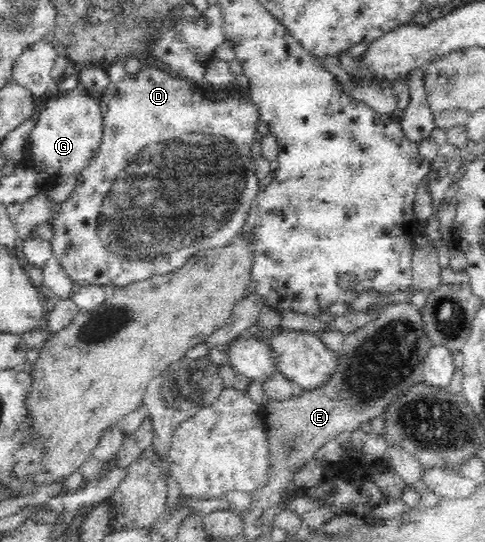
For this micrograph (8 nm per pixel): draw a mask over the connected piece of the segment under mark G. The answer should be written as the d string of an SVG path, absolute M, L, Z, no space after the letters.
M77 86L73 90L68 90L63 94L55 95L53 99L46 102L40 113L40 122L32 127L32 134L28 139L32 151L32 164L39 164L47 170L50 178L61 174L77 174L82 168L86 168L91 156L94 156L96 148L100 146L103 136L103 112L100 100L96 96L90 95L90 91L82 86Z

